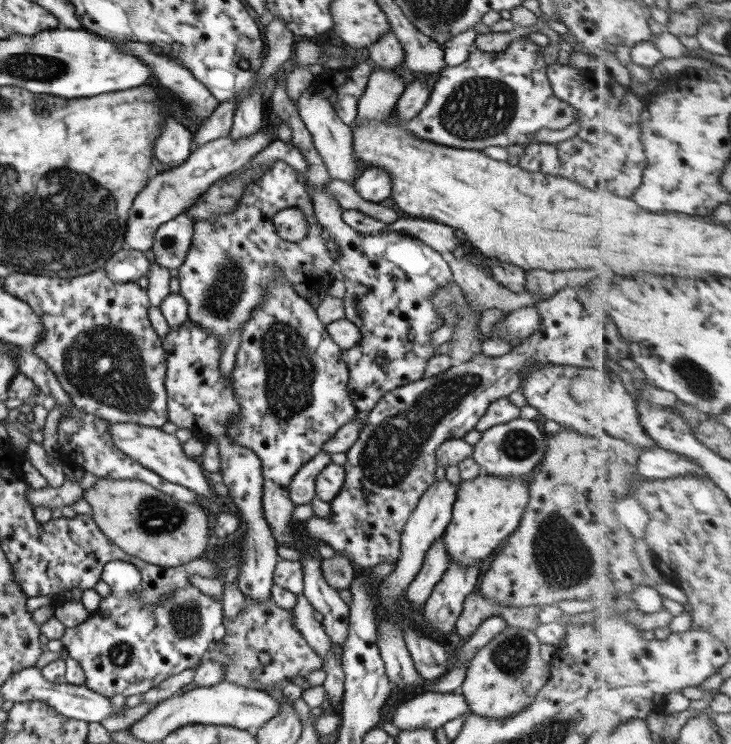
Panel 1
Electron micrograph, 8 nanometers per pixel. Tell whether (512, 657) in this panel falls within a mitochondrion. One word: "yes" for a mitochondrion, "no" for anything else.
yes

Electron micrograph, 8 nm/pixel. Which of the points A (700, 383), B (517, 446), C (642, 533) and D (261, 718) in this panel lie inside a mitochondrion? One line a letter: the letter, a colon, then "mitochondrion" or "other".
A: mitochondrion
B: mitochondrion
C: other
D: other

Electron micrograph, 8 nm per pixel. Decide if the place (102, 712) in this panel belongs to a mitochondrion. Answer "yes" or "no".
no

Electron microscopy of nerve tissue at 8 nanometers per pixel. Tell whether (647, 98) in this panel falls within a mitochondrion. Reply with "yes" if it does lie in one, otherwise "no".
no

